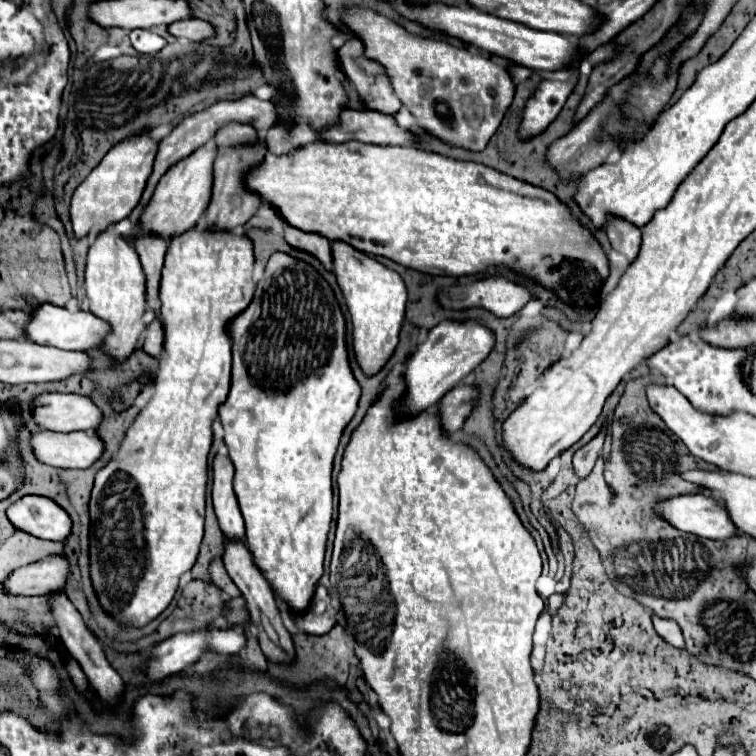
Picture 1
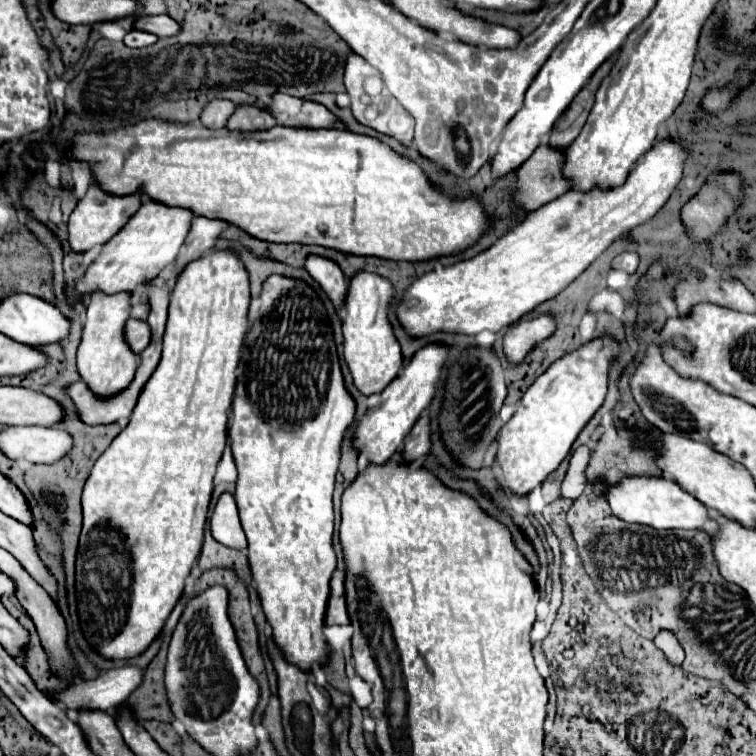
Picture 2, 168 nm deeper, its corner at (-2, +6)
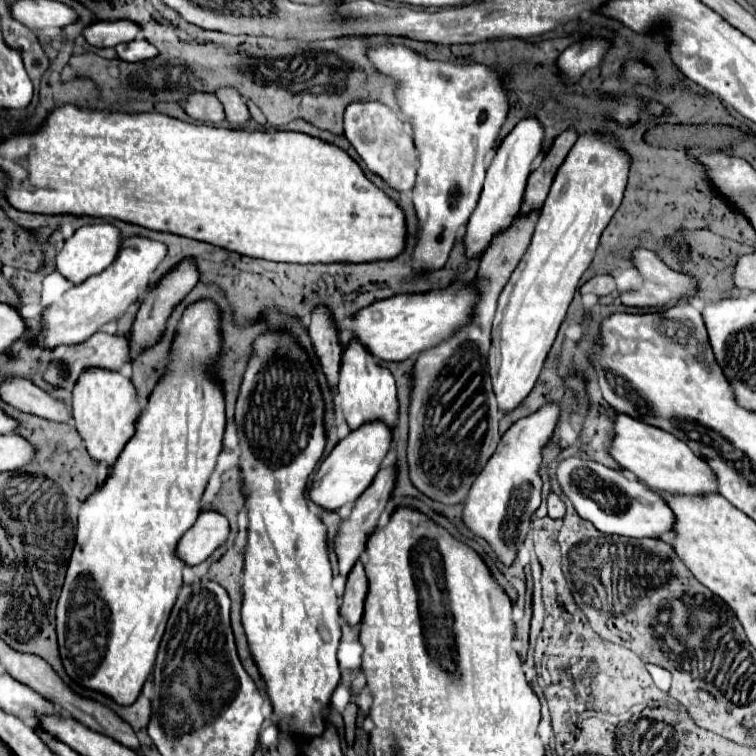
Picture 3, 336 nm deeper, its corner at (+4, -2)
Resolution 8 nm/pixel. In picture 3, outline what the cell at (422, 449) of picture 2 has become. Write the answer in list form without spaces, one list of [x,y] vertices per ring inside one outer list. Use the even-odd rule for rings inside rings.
[[[395,466],[377,472],[373,484],[357,498],[357,502],[355,502],[349,518],[345,518],[345,520],[341,522],[341,526],[339,526],[339,530],[337,530],[337,538],[335,538],[335,554],[337,554],[337,560],[339,560],[339,574],[341,574],[343,578],[347,578],[347,574],[349,574],[351,568],[353,568],[353,564],[355,564],[355,562],[359,560],[359,556],[363,554],[363,550],[365,550],[365,540],[369,538],[369,532],[375,530],[377,520],[379,520],[381,512],[385,510],[387,500],[389,500],[393,488],[395,488],[395,474],[397,474],[397,472],[395,472]]]

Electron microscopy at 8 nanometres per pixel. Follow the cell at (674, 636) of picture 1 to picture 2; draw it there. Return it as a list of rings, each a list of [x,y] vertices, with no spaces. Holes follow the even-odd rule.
[[[661,630],[661,632],[655,636],[655,646],[659,646],[665,656],[671,656],[671,660],[673,660],[675,664],[681,664],[683,658],[685,658],[685,650],[683,650],[681,642],[677,640],[675,632],[671,632],[671,630]]]

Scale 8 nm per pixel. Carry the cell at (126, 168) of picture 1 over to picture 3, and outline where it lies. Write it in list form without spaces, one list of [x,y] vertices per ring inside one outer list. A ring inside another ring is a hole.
[[[93,222],[87,226],[81,226],[63,246],[63,250],[57,256],[57,270],[63,278],[67,278],[71,284],[81,284],[89,276],[95,276],[103,272],[117,256],[119,250],[119,230],[109,222]]]

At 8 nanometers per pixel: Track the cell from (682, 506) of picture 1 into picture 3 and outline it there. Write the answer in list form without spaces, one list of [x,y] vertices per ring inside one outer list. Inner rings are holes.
[[[565,458],[557,466],[557,482],[563,494],[571,500],[577,514],[583,520],[589,520],[603,534],[627,538],[653,538],[673,528],[673,512],[659,494],[651,492],[639,480],[625,478],[599,462]]]

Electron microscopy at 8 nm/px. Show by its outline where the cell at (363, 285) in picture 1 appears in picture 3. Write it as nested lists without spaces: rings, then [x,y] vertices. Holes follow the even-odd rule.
[[[353,342],[341,358],[341,370],[339,370],[339,388],[335,398],[337,408],[345,414],[347,424],[351,430],[357,430],[361,422],[369,420],[385,420],[389,428],[395,428],[399,404],[397,404],[397,392],[395,392],[395,380],[391,372],[377,364],[377,360],[365,352],[365,348],[359,342]]]

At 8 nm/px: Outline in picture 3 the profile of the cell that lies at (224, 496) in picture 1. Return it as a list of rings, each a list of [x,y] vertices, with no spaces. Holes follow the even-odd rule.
[[[201,512],[193,528],[185,532],[177,546],[177,558],[187,564],[195,566],[211,556],[229,536],[227,518],[217,512]]]

